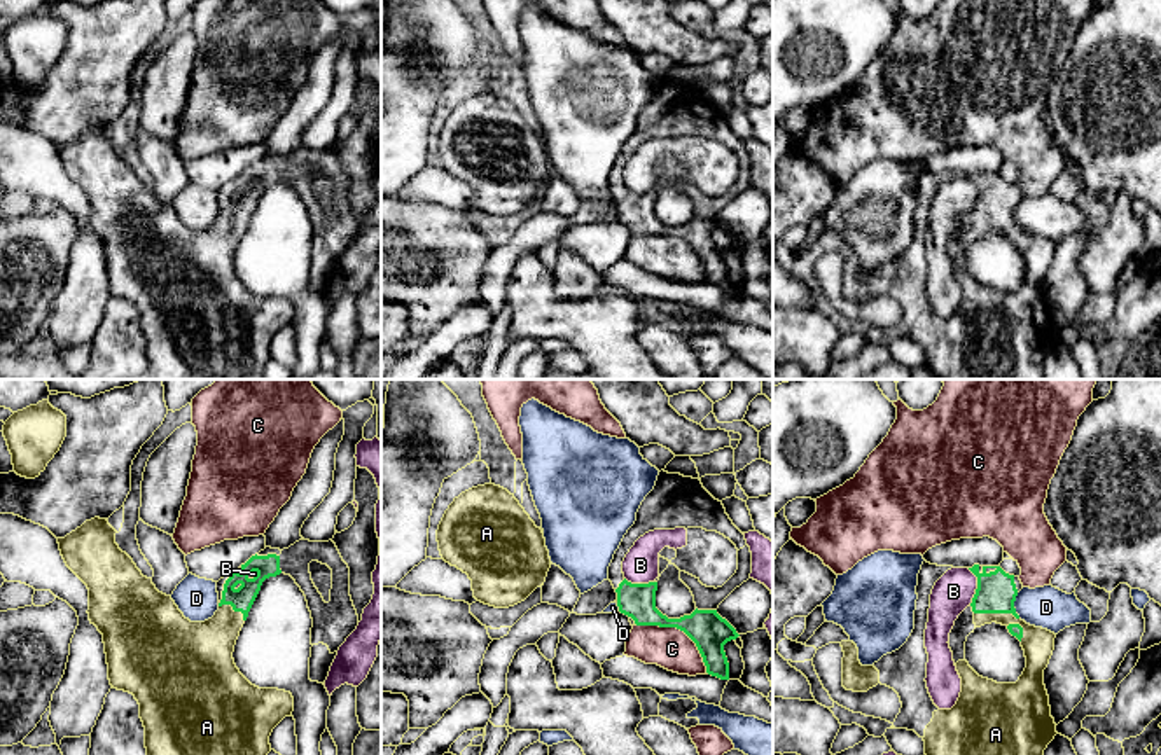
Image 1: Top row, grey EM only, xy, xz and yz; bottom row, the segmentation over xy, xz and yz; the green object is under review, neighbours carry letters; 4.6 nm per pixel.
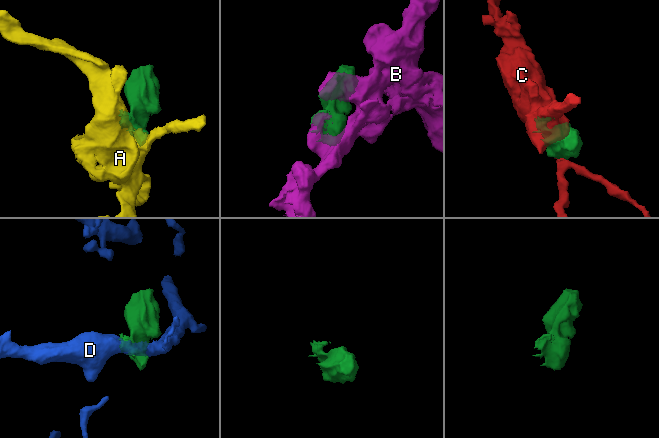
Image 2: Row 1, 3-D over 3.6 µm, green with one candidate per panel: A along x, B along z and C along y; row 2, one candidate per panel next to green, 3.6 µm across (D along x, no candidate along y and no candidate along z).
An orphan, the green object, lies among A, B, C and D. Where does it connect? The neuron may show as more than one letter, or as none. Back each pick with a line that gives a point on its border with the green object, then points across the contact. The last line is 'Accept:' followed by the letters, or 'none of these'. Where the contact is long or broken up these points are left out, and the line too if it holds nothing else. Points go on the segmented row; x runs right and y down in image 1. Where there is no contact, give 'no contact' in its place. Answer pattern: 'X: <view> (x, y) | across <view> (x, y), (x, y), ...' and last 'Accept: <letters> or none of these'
A: yz (997, 612) | across yz (995, 593), (997, 612), (1018, 623), (1037, 644)
Accept: A

